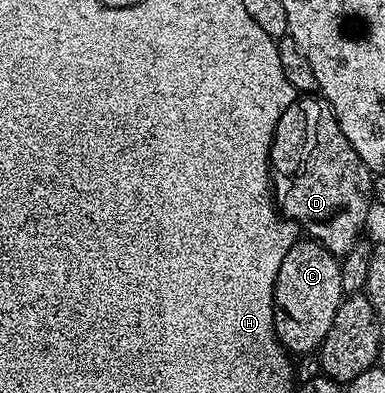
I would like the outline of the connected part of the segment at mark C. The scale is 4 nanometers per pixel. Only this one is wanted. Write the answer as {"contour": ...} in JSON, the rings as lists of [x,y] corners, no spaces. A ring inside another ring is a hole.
{"contour":[[[298,240],[286,252],[282,260],[282,268],[278,268],[278,280],[274,280],[274,308],[276,309],[276,339],[282,343],[289,355],[299,356],[319,351],[326,340],[326,332],[330,332],[330,324],[334,324],[334,312],[338,312],[340,303],[346,295],[342,288],[341,259],[332,254],[321,242]]]}

